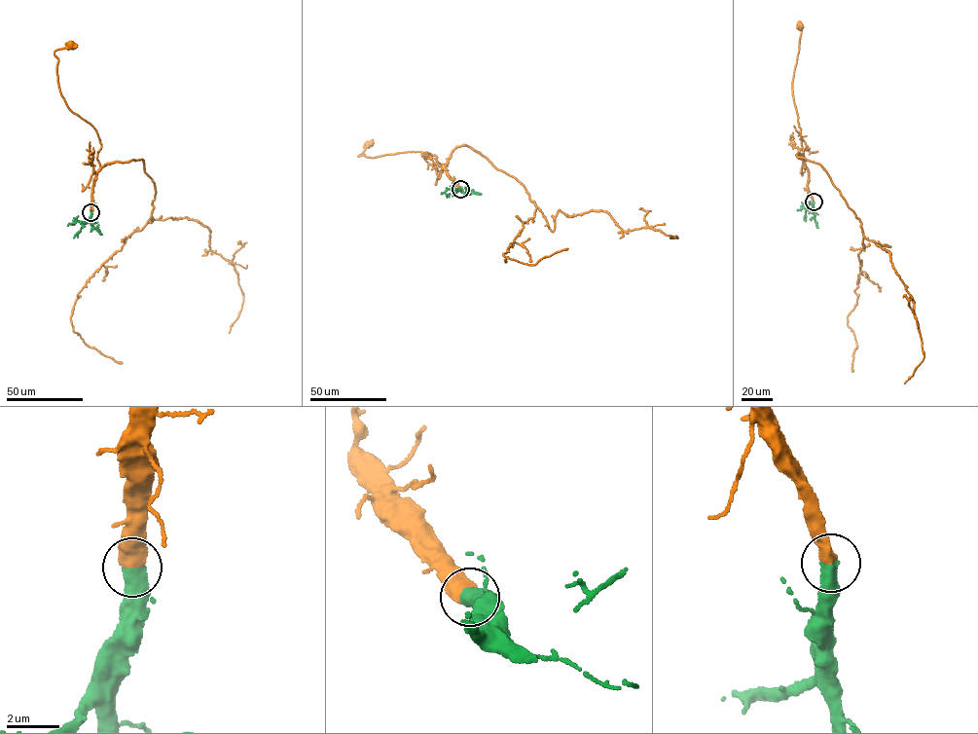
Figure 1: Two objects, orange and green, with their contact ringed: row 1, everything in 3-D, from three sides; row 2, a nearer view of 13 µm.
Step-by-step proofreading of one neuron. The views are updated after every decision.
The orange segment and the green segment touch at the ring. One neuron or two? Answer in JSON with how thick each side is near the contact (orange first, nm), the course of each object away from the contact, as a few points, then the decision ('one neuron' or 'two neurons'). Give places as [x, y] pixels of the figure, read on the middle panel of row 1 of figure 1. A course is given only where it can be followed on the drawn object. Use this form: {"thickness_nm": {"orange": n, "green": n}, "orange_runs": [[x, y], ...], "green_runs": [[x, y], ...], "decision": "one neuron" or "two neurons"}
{"thickness_nm": {"orange": 650, "green": 600}, "orange_runs": [[460, 189], [447, 174], [445, 165], [437, 162], [435, 155], [415, 151], [374, 158], [358, 156], [368, 144]], "green_runs": [[460, 189], [446, 189], [447, 196], [450, 193]], "decision": "one neuron"}

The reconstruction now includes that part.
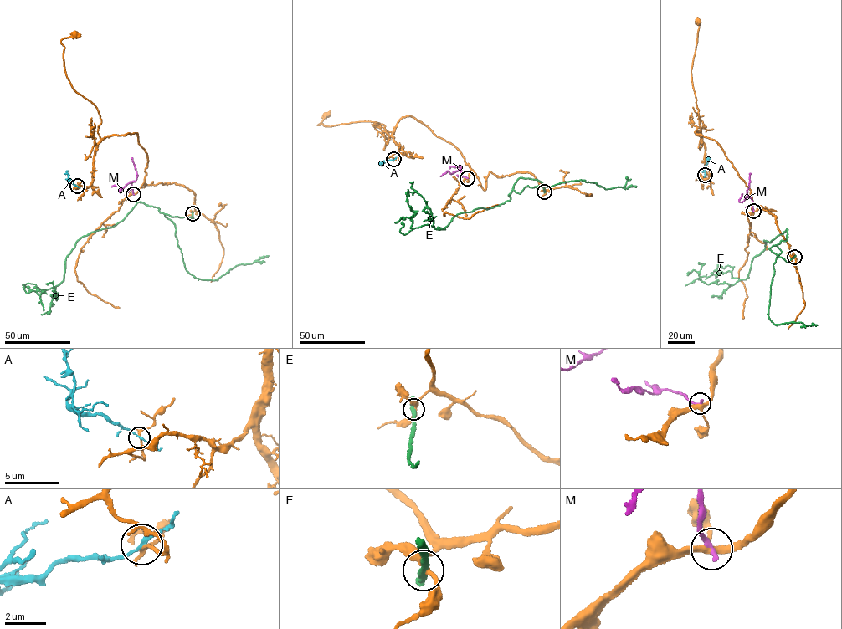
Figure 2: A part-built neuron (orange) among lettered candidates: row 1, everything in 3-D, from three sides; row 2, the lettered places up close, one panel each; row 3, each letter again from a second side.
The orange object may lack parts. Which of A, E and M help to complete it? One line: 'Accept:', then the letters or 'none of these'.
Accept: A

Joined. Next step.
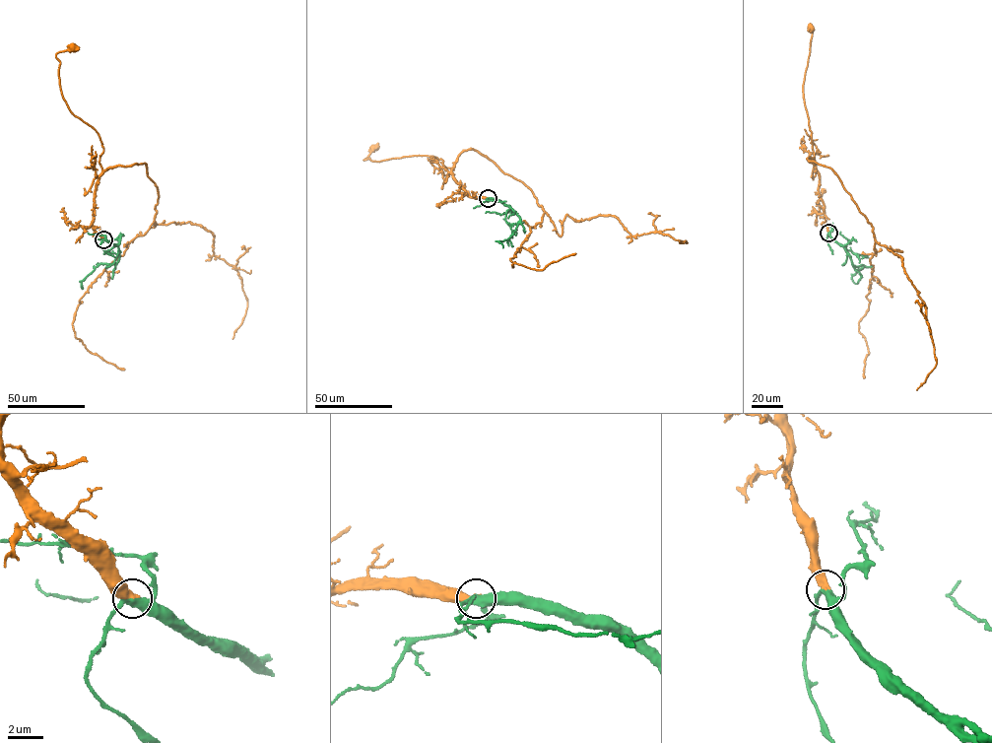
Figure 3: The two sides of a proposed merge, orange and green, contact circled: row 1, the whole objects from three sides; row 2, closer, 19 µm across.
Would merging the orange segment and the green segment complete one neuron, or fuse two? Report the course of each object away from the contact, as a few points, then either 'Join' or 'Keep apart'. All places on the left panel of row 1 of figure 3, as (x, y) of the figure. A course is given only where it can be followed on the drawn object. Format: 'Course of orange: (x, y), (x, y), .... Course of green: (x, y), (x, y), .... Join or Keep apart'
Course of orange: (103, 238), (92, 227), (103, 147), (97, 132), (69, 109), (60, 89), (60, 61), (55, 54), (73, 47). Course of green: (103, 239), (118, 246), (118, 261), (99, 265), (83, 279), (82, 287). Join

